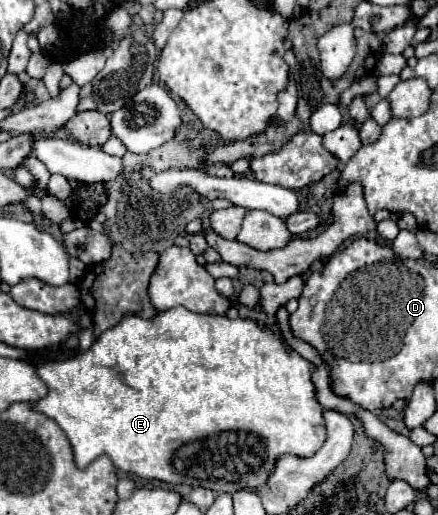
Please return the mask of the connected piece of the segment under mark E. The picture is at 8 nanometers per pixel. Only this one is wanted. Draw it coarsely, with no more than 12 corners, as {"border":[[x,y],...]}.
{"border":[[126,317],[36,367],[80,469],[258,491],[326,441],[254,319]]}

